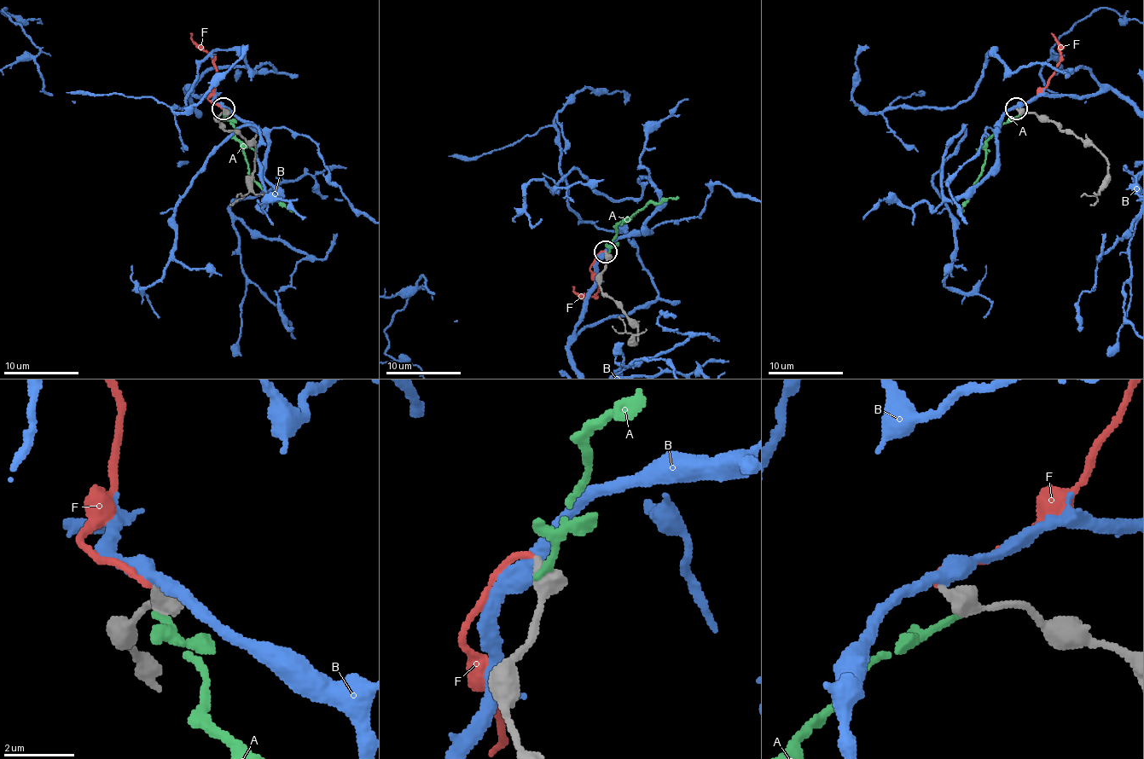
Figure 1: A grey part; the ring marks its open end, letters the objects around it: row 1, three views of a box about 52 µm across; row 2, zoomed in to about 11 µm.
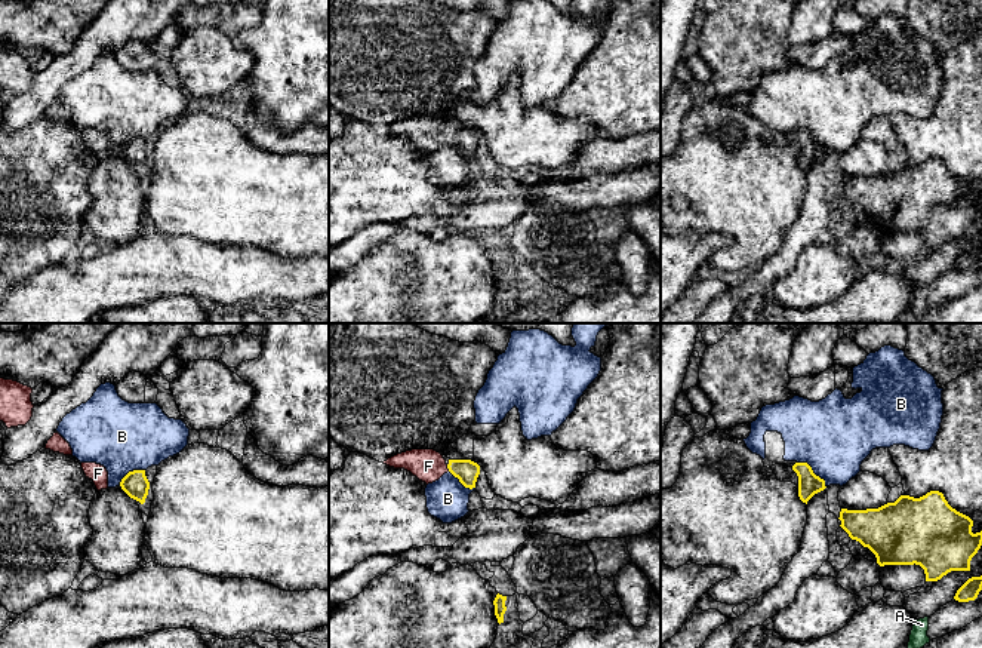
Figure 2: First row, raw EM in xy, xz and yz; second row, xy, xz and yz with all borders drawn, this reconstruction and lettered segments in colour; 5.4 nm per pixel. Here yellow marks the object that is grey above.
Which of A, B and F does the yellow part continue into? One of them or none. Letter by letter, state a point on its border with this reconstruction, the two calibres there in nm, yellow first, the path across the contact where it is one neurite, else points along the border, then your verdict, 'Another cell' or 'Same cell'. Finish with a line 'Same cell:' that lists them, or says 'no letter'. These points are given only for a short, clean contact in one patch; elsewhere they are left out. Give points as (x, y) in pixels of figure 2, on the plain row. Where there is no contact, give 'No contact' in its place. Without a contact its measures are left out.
A: No contact. Another cell
B: Touches yellow at yz (812, 140). Thickness 120 nm (yellow) against 400 nm. Boundary: yz (797, 129), (805, 129), (824, 149), (825, 154). Another cell
F: Touches yellow at xz (448, 135). Thickness 120 nm (yellow) against 180 nm. Path across: xz (465, 138), (448, 135), (428, 134). Same cell
Same cell: F

